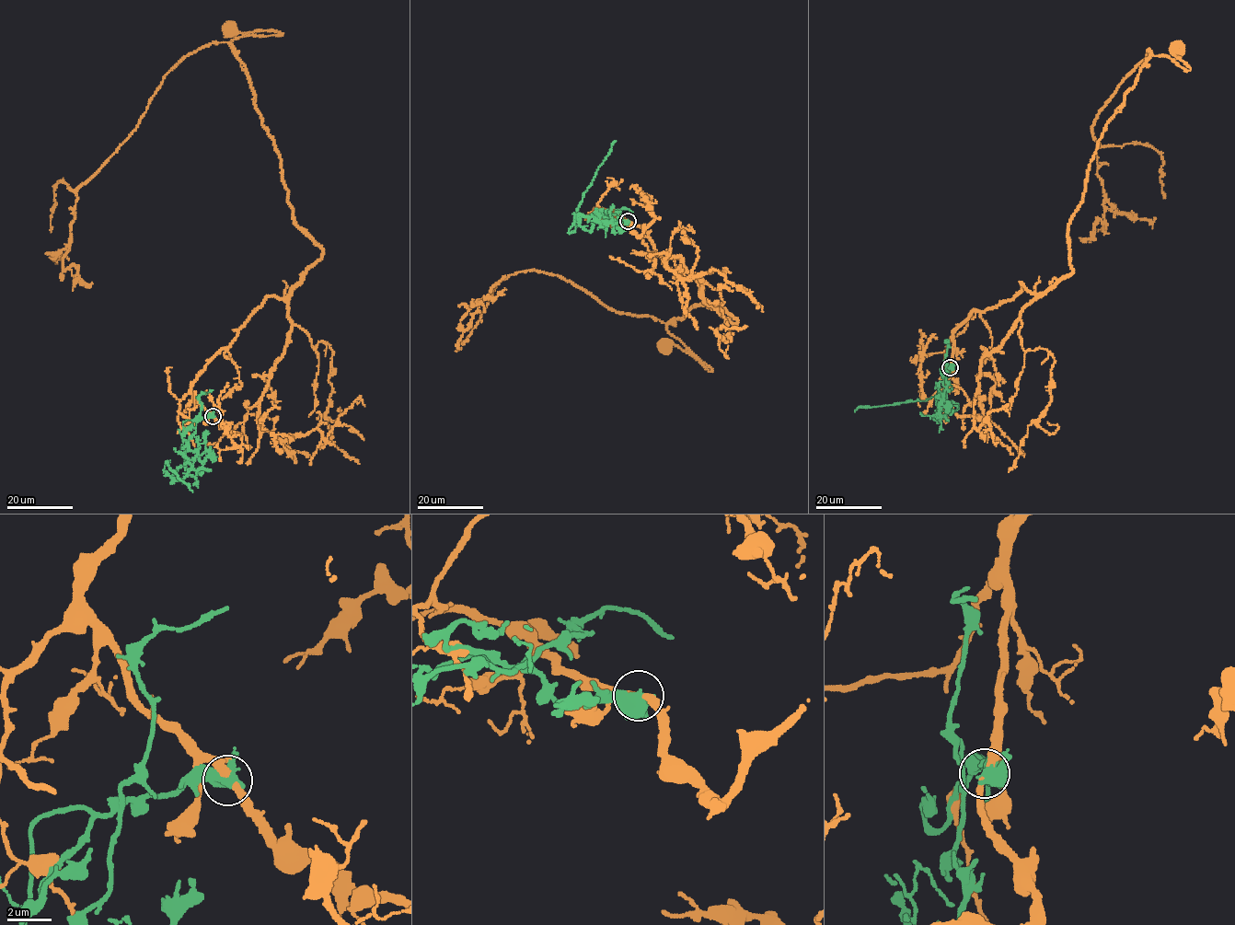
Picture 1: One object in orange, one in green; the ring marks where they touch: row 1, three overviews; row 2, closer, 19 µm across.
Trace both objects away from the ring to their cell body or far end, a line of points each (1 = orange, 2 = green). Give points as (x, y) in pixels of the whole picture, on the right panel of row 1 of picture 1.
1: (950, 367), (952, 330), (975, 310), (1072, 271), (1070, 218), (1106, 122), (1152, 55), (1188, 71), (1180, 52)
2: (950, 367), (952, 409), (940, 419), (938, 410), (955, 410), (955, 403), (931, 397), (854, 412)

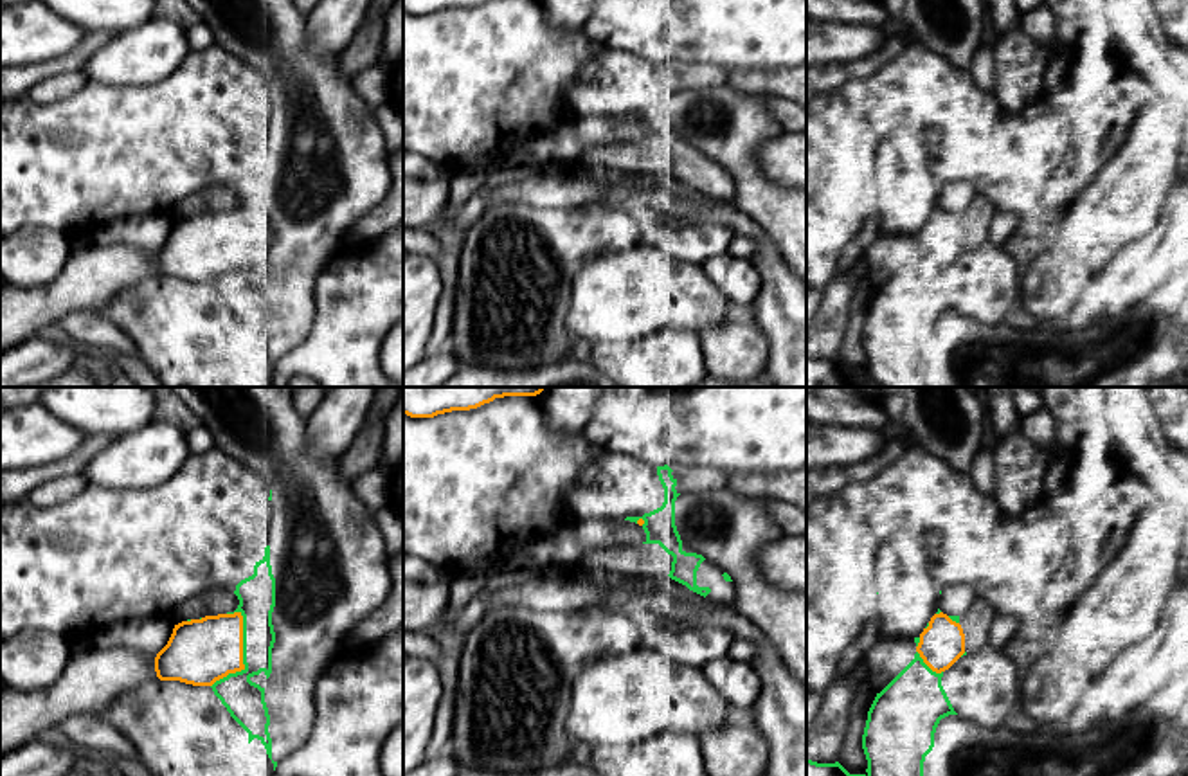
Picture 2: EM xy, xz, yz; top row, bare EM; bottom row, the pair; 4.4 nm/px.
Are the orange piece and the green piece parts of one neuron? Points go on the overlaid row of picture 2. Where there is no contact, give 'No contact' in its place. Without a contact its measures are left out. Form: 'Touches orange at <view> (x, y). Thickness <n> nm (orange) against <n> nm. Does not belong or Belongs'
Touches orange at xy (242, 656). Thickness 300 nm (orange) against 180 nm. Does not belong

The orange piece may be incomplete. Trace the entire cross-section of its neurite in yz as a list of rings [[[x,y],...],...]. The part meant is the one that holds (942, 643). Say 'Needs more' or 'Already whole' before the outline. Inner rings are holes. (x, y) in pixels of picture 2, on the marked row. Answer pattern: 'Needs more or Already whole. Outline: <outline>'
Already whole. Outline: [[[934,614],[920,634],[916,652],[936,673],[949,670],[965,654],[965,634],[947,614]]]

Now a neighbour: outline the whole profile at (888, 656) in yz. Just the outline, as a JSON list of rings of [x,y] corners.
[[[878,636],[864,655],[873,691],[880,693],[914,659],[914,654],[914,639]]]

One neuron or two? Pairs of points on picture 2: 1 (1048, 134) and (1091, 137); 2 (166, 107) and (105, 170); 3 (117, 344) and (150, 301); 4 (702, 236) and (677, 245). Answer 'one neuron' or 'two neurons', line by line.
1: two neurons
2: one neuron
3: two neurons
4: one neuron

